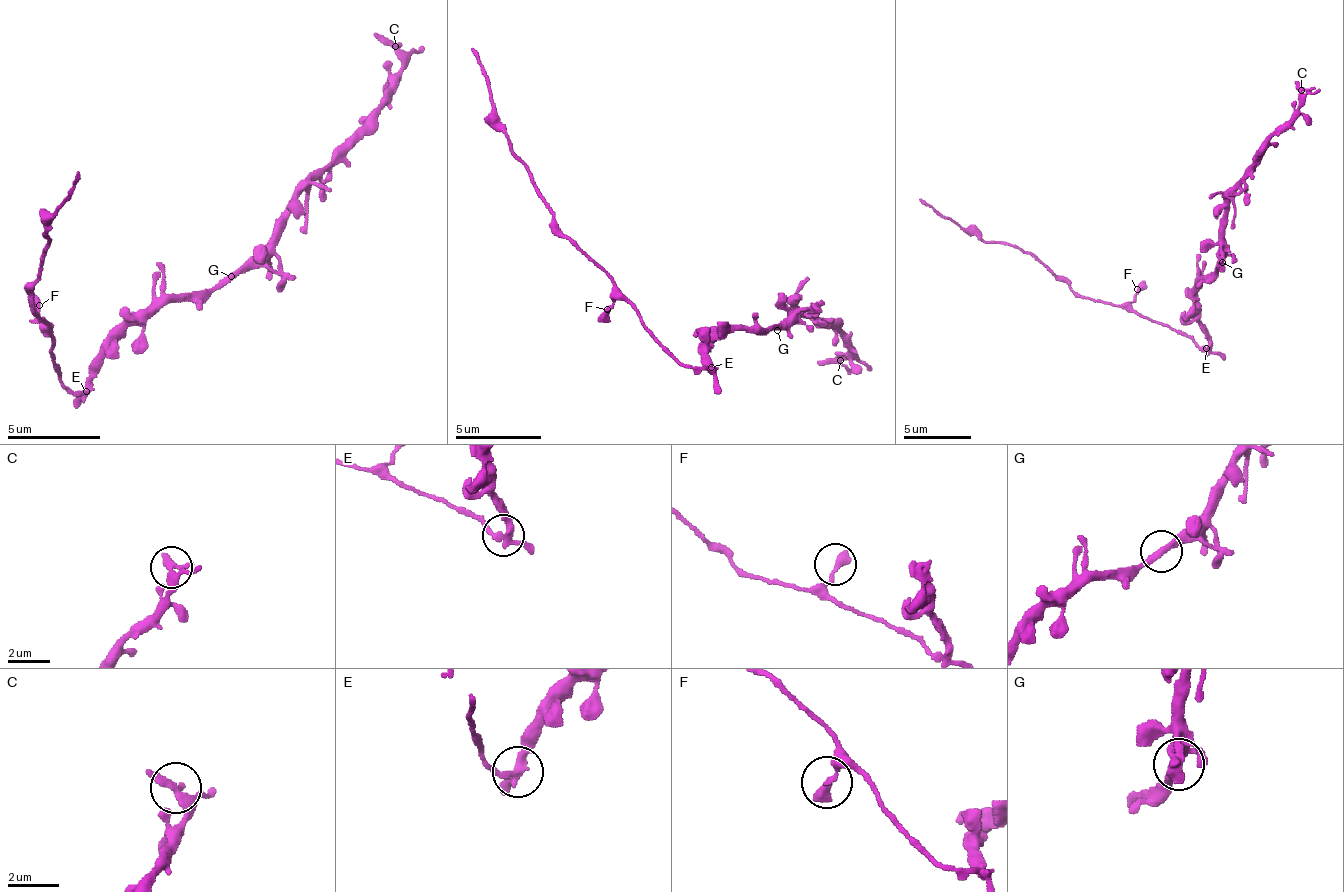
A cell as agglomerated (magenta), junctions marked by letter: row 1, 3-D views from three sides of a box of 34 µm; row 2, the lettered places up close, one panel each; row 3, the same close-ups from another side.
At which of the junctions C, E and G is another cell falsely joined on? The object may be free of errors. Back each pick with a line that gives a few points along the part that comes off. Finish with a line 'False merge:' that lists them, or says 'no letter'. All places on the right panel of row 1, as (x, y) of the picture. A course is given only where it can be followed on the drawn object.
E: course (1206, 349), (1200, 349), (1185, 336), (1123, 306), (1087, 299), (1019, 249), (971, 235), (941, 218), (920, 198)
False merge: E

